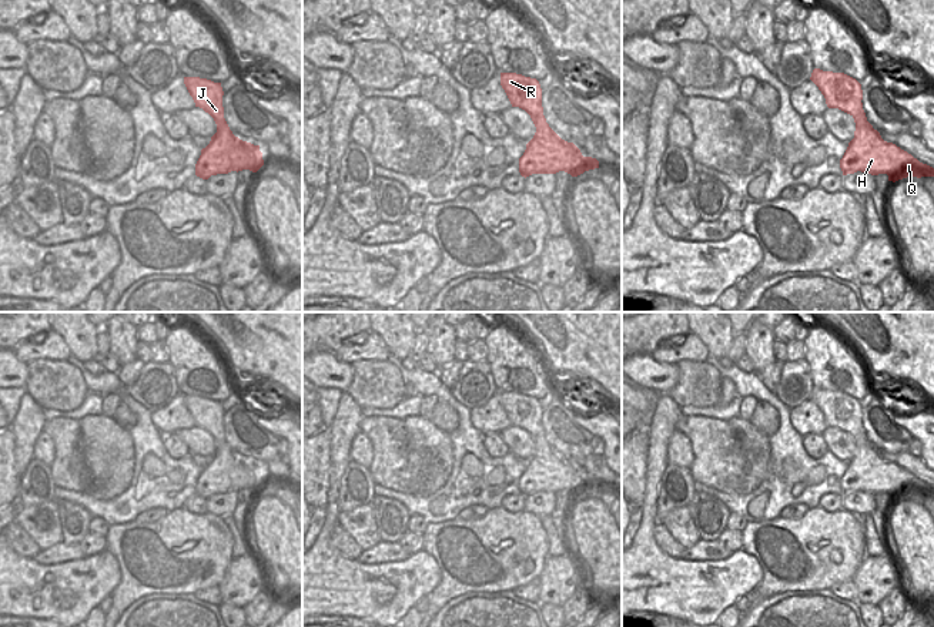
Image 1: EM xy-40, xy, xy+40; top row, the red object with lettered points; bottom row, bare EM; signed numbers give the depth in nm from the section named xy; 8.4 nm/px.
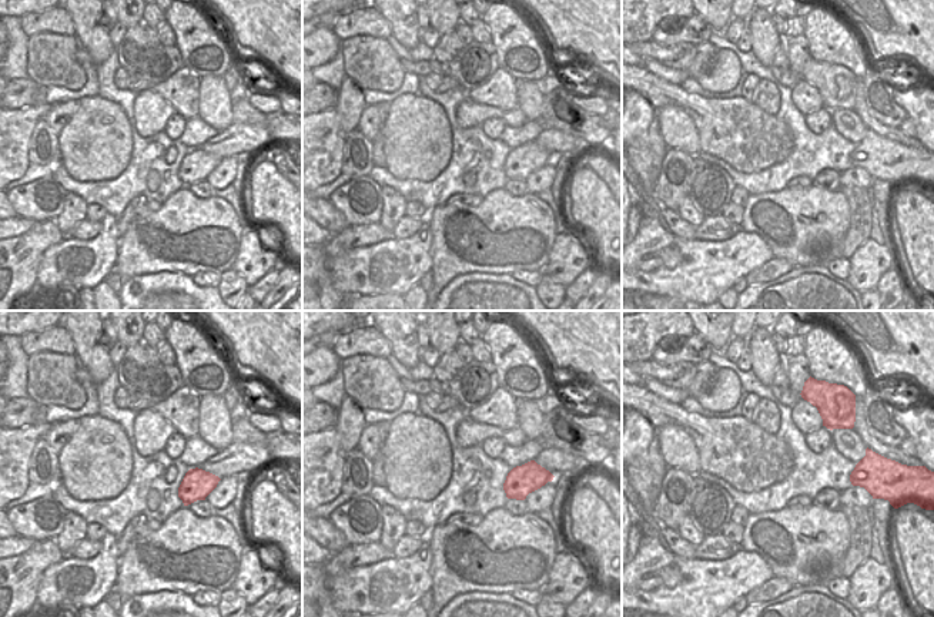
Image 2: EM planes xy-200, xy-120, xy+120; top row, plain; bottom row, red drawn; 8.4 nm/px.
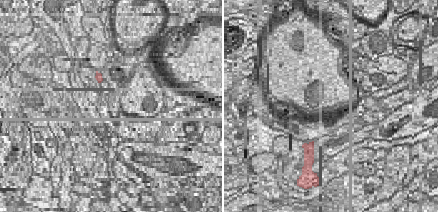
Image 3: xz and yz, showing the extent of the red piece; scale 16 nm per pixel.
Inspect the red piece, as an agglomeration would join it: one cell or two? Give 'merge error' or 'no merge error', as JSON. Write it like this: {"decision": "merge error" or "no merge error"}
{"decision": "no merge error"}

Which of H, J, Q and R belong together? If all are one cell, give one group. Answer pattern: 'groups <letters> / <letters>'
groups H J Q R

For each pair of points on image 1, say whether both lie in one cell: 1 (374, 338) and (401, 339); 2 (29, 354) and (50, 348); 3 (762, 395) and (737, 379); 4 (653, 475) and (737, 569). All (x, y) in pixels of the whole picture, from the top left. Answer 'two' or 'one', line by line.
1: two
2: one
3: one
4: one

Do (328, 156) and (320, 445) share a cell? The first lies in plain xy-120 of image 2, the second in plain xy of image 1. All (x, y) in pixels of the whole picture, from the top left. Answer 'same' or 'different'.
same

